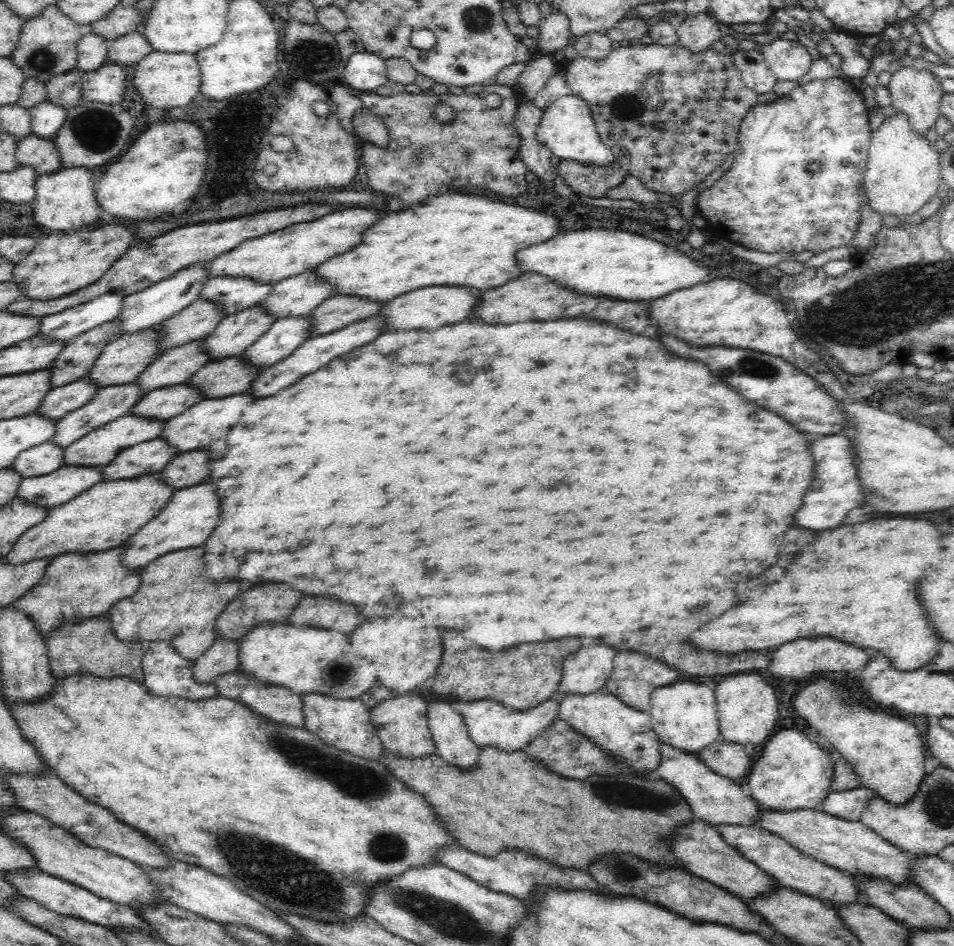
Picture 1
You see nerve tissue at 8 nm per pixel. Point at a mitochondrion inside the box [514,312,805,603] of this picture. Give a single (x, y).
(762, 367)

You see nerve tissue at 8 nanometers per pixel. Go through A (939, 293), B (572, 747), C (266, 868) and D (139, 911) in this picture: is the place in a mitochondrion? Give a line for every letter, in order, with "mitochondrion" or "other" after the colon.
A: mitochondrion
B: mitochondrion
C: mitochondrion
D: other

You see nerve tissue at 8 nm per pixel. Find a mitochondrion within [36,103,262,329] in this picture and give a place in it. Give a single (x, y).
(95, 129)

